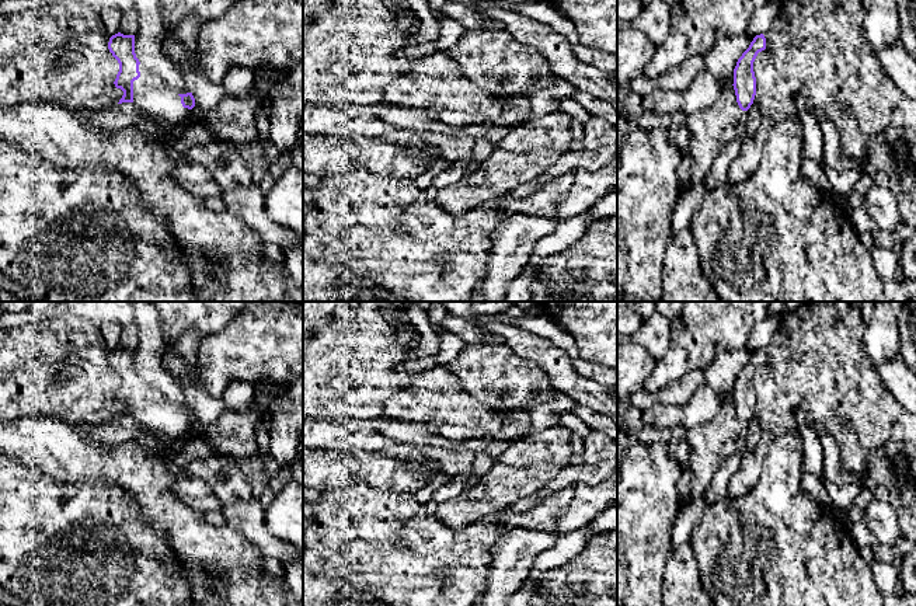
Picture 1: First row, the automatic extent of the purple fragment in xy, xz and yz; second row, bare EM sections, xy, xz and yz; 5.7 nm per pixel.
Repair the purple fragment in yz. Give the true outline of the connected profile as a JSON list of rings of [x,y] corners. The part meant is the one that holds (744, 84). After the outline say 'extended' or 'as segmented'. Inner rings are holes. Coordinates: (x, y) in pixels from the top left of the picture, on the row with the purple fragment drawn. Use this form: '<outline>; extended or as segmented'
[[[763,34],[756,35],[749,48],[738,59],[734,69],[734,90],[736,102],[742,111],[748,111],[756,95],[756,77],[753,62],[759,52],[766,49],[766,38]]]; as segmented

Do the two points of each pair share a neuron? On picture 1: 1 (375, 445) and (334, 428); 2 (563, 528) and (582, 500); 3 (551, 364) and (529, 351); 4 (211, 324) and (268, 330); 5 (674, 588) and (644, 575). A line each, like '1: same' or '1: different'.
1: same
2: same
3: same
4: different
5: different

